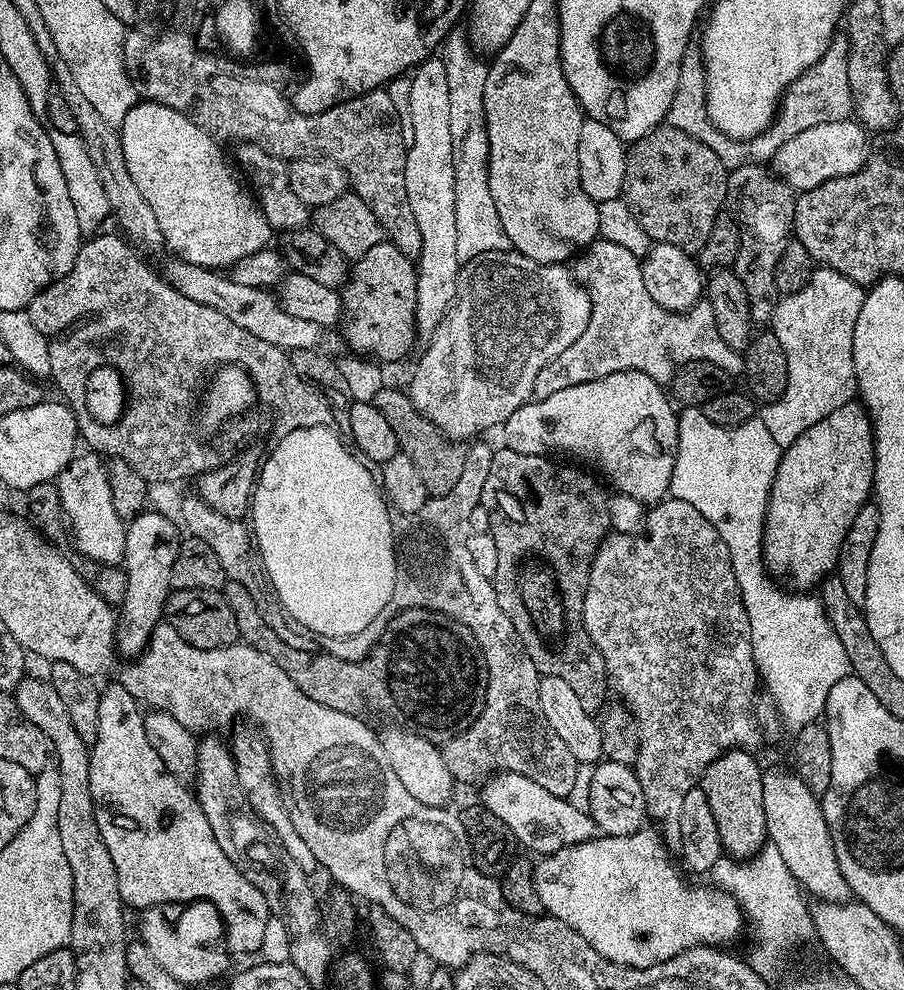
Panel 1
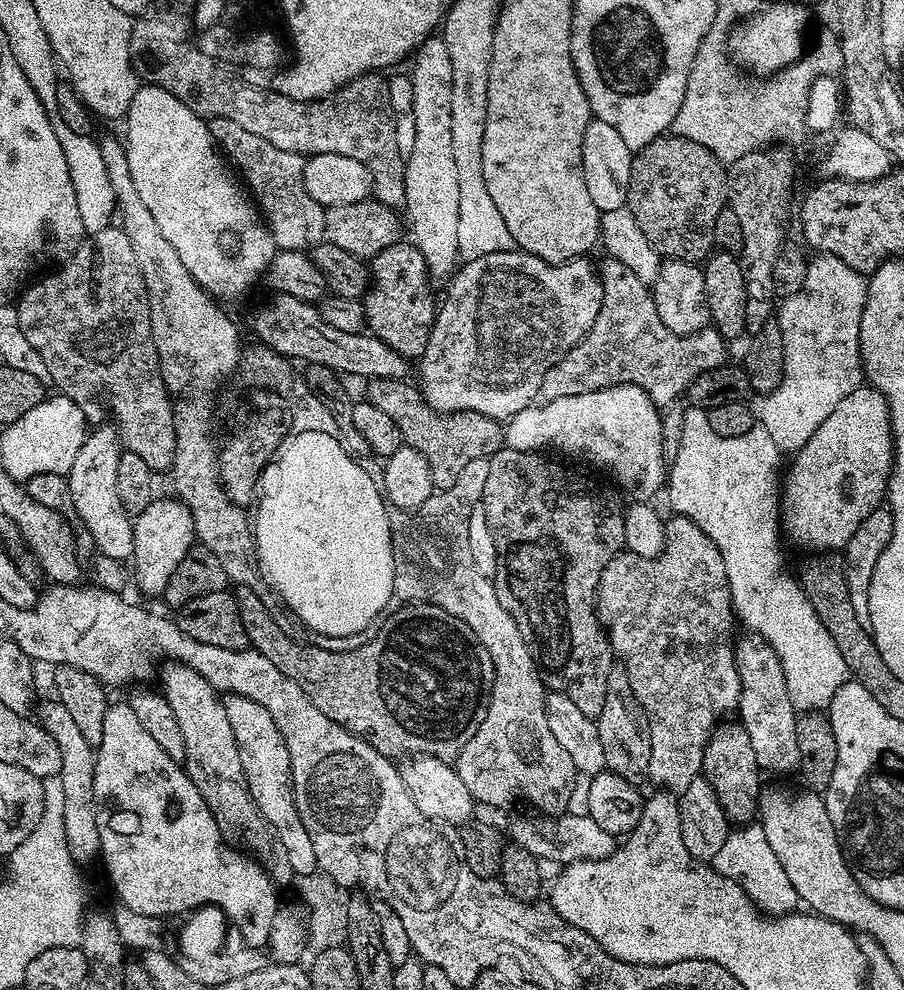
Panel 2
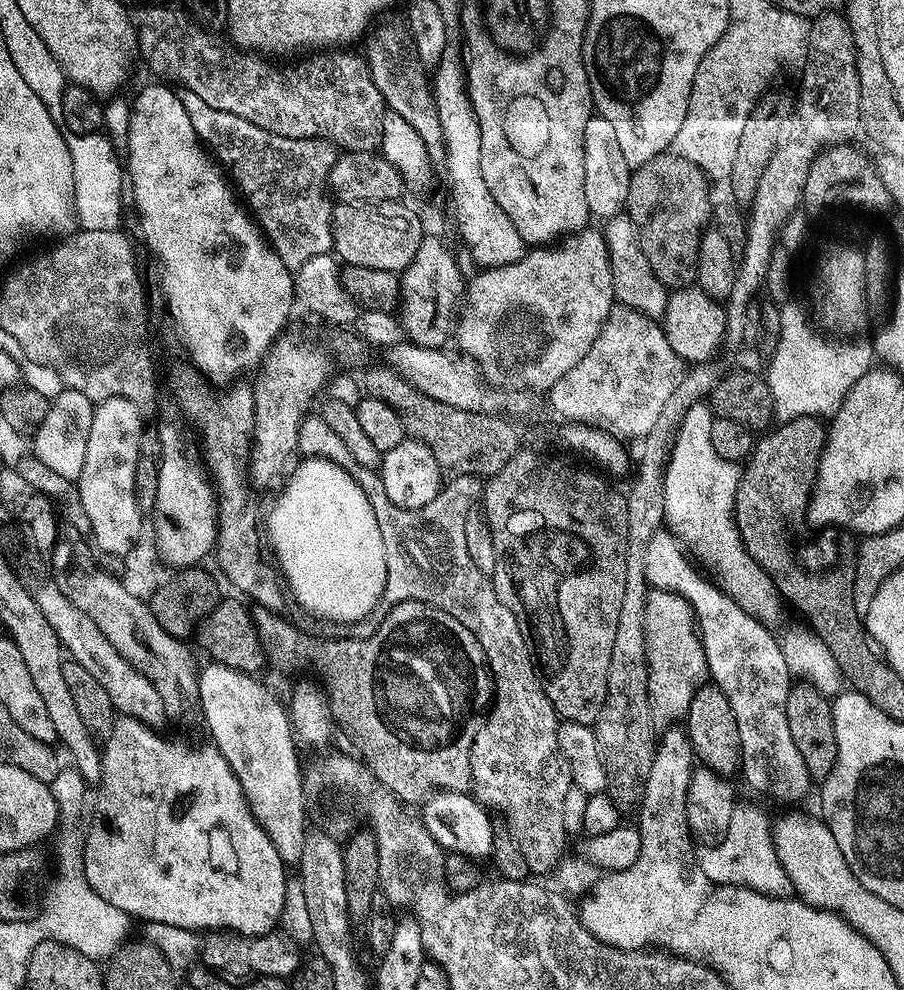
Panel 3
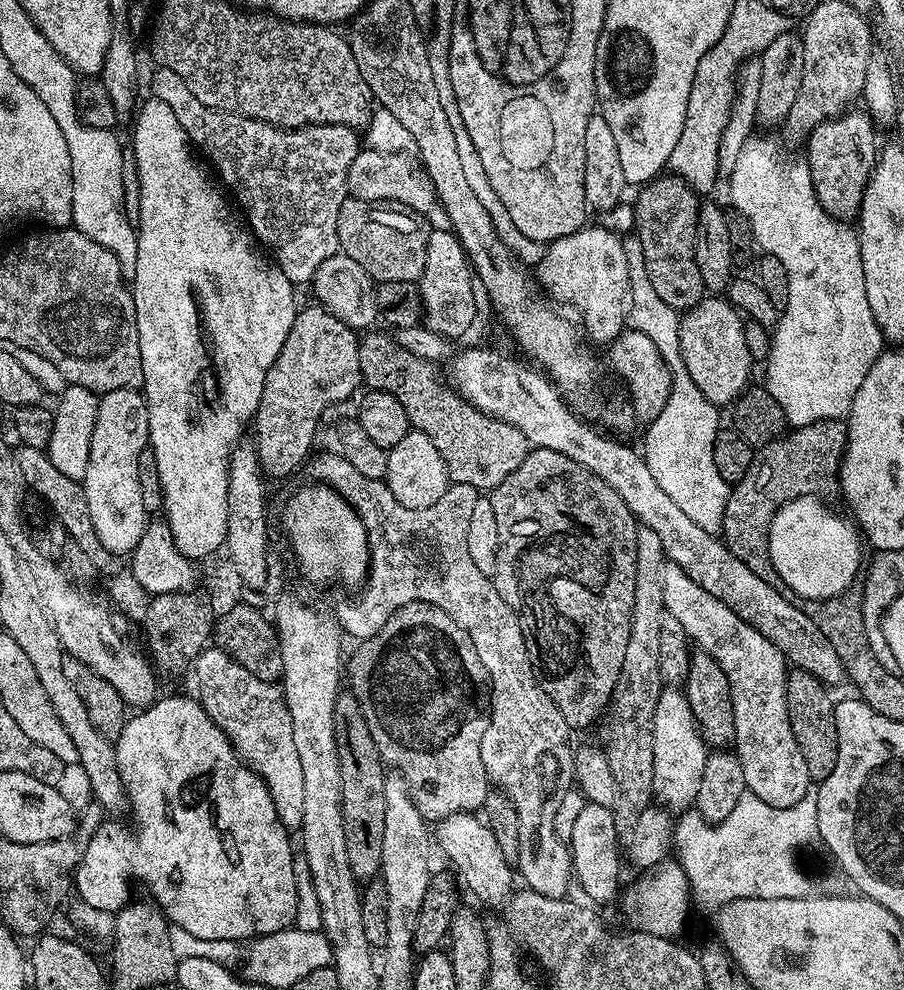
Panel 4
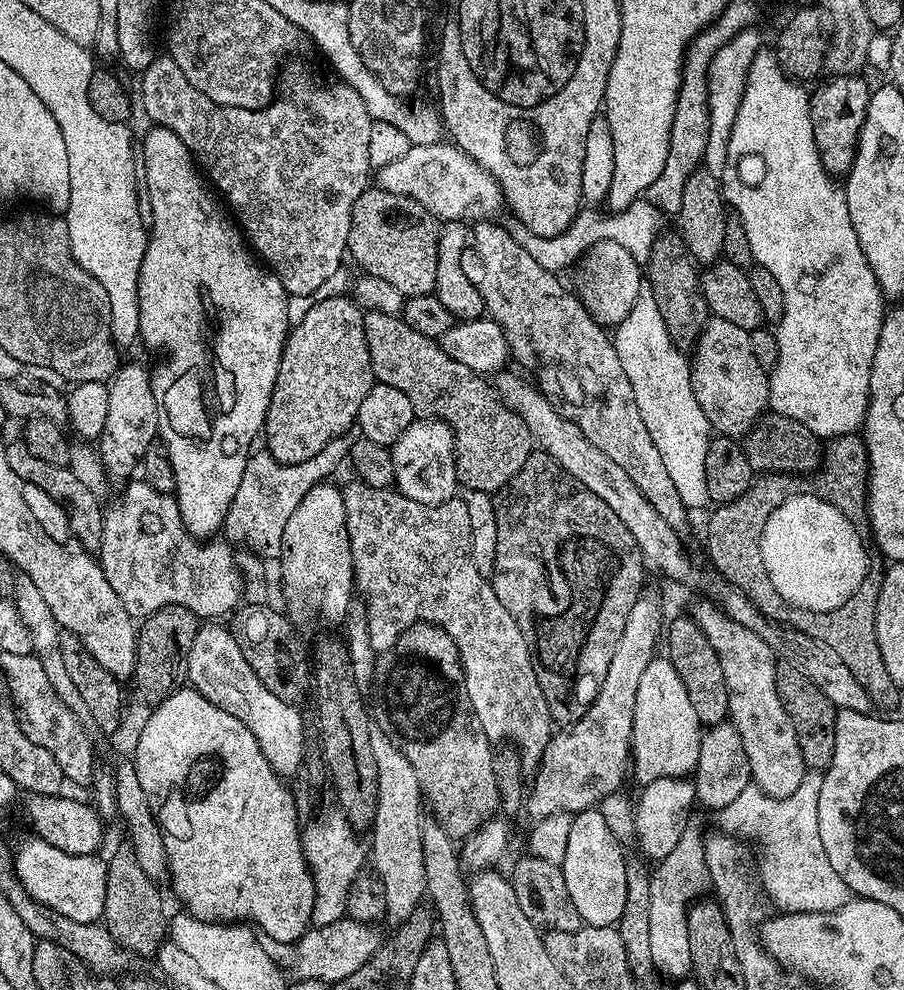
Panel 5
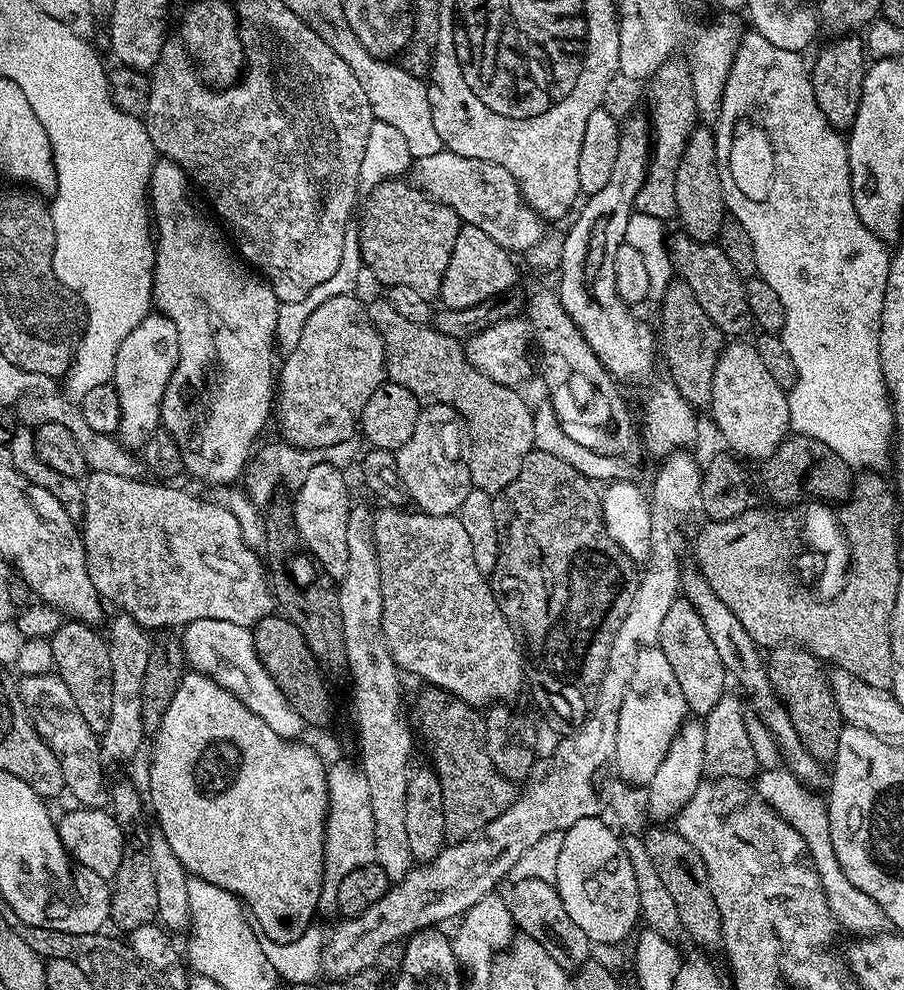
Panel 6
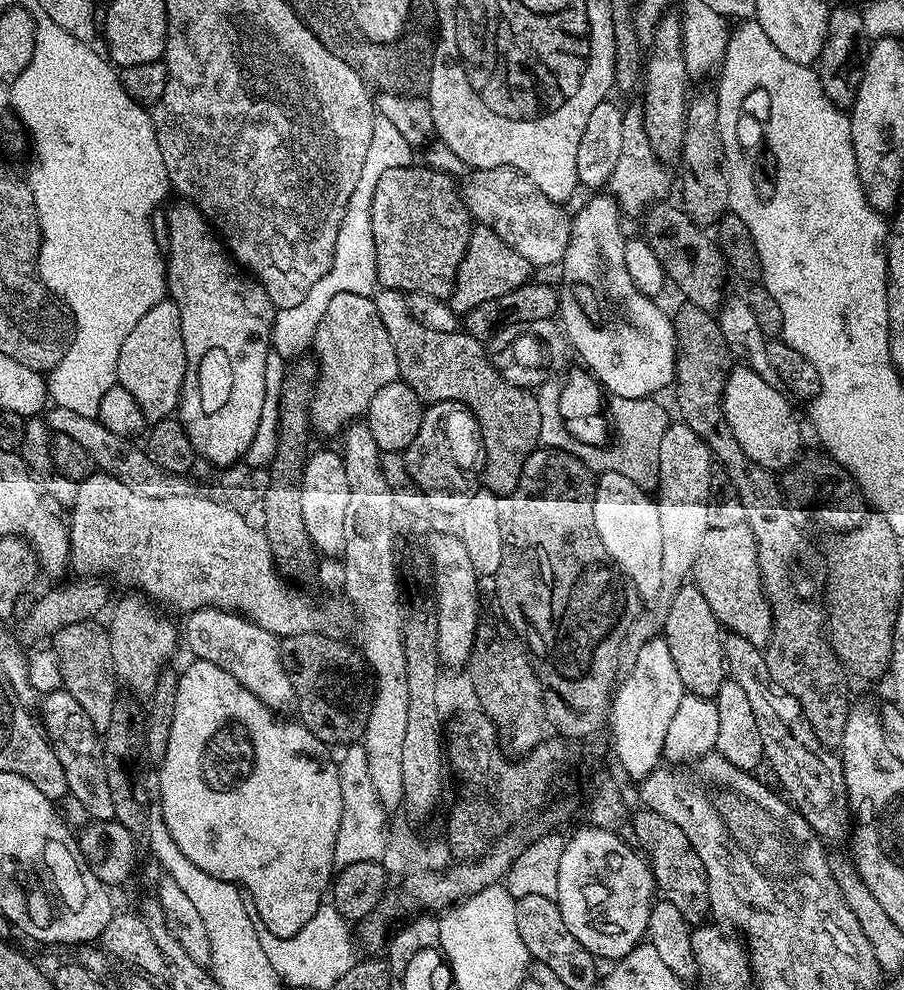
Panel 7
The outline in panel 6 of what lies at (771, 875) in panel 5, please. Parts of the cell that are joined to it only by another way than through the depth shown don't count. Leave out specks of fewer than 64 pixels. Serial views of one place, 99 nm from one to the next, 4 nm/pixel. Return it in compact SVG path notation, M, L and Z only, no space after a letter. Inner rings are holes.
M764 770L755 777L754 787L762 799L771 804L772 809L782 819L794 826L798 834L808 847L808 855L812 858L812 864L818 870L818 878L824 887L824 893L828 899L830 910L834 914L837 925L848 932L856 932L859 937L874 936L886 928L884 911L870 898L870 894L862 894L858 886L846 878L842 866L838 866L838 854L834 854L834 842L830 842L830 824L828 822L828 810L823 799L816 797L817 793L803 784L796 776L787 770Z

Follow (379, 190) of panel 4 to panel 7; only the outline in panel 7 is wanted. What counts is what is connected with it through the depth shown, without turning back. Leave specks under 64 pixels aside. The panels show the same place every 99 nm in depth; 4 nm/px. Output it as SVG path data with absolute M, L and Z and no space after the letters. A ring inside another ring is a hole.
M503 164L497 168L478 168L467 173L462 184L464 205L477 225L492 228L506 246L518 250L533 266L559 265L570 242L572 221L561 205L554 203L526 174Z

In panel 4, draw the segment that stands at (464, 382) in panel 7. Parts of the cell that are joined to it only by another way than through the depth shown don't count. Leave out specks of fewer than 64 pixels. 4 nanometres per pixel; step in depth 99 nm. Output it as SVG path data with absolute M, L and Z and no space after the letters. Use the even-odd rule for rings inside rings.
M365 331L358 340L360 346L358 362L363 383L368 384L367 387L371 391L394 394L394 398L398 398L398 402L402 402L409 425L415 431L426 434L426 438L430 438L430 442L434 442L438 454L442 454L442 460L446 462L448 479L451 483L469 484L478 490L491 490L497 488L510 474L514 474L514 470L518 470L518 466L522 466L522 462L530 450L529 442L522 434L522 430L510 426L510 422L502 422L475 408L470 401L465 400L452 387L451 383L445 382L442 376L442 381L440 381L440 376L436 373L437 365L433 361L423 360L418 354L410 354L410 350L406 350L397 342L395 335L388 333L387 336L384 332L376 331Z

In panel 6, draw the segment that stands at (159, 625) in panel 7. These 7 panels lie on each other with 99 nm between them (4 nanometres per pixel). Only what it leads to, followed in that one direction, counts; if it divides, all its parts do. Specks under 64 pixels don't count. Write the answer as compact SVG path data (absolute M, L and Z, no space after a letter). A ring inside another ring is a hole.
M117 613L106 632L108 653L111 664L111 706L110 720L107 728L100 734L99 758L105 773L112 774L122 766L122 762L130 761L136 746L146 739L142 726L142 682L145 681L149 652L152 640L149 633L136 620L124 613Z

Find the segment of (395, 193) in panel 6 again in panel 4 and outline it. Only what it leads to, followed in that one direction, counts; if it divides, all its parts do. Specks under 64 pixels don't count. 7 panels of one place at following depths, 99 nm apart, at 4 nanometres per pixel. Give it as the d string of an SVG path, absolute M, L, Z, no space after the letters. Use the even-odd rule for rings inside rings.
M346 198L342 202L342 210L338 210L338 242L340 252L354 258L366 274L370 274L373 281L385 284L386 282L406 282L407 284L419 281L420 275L428 261L428 234L429 225L424 225L419 215L396 206L381 206L367 204L364 200Z

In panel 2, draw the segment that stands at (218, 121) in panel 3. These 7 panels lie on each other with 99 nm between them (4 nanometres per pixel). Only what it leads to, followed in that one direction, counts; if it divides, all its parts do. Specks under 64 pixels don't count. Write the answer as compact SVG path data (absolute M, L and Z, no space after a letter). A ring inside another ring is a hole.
M224 117L209 119L208 129L211 130L213 140L216 141L221 153L230 161L238 176L240 171L239 179L246 185L264 223L268 225L277 249L303 252L315 248L325 239L326 210L321 204L314 202L310 194L306 194L305 157L290 150L278 150L278 146L270 146L266 138L260 138L244 130L237 122L228 121Z

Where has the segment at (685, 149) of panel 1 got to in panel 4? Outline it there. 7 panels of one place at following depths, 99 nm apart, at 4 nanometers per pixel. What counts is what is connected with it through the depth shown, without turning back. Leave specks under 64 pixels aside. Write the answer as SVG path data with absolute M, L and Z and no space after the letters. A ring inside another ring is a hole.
M661 174L648 181L639 192L640 197L634 200L634 232L642 242L646 274L650 274L654 291L657 292L658 298L662 298L662 302L666 302L666 306L677 310L693 308L706 295L702 273L698 270L698 262L694 258L694 238L701 197L685 180L671 174Z

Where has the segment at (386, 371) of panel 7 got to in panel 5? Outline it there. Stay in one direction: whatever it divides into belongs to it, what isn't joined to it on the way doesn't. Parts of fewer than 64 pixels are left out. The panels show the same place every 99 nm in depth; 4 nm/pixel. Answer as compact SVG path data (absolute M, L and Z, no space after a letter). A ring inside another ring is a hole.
M343 295L335 296L334 298L326 298L317 304L312 303L310 310L306 310L306 318L302 318L302 322L291 325L288 339L284 341L284 353L280 359L280 365L278 366L278 378L274 382L274 394L270 398L270 406L266 410L264 430L262 433L262 444L264 440L263 447L273 458L277 459L278 462L284 464L306 462L308 458L313 458L314 454L318 454L331 439L336 439L344 433L347 433L349 429L355 425L358 406L362 406L362 398L366 398L366 394L370 394L374 383L372 367L370 366L370 350L366 346L364 318L365 313L362 311L360 305L356 303L355 299Z

